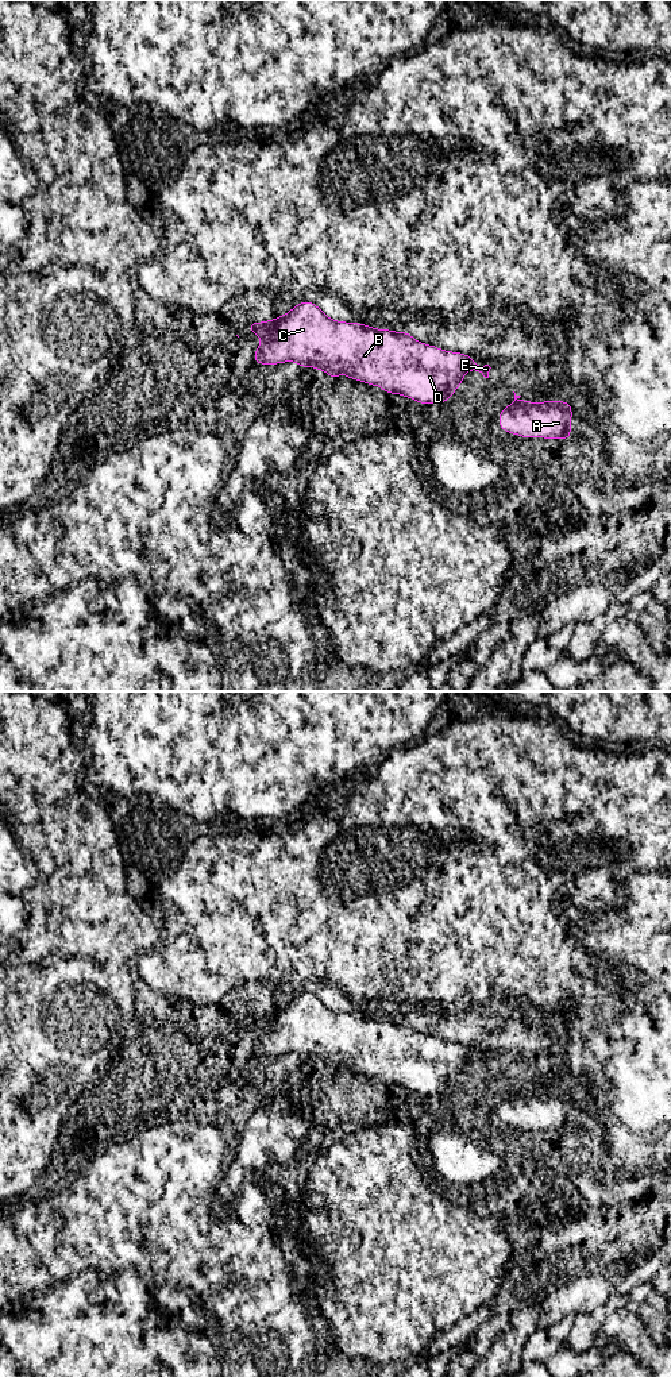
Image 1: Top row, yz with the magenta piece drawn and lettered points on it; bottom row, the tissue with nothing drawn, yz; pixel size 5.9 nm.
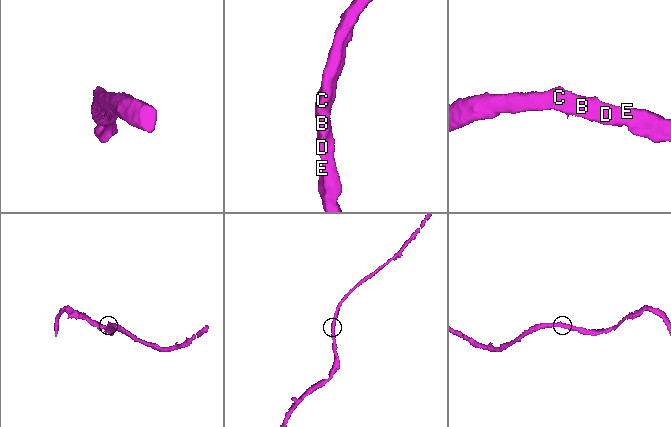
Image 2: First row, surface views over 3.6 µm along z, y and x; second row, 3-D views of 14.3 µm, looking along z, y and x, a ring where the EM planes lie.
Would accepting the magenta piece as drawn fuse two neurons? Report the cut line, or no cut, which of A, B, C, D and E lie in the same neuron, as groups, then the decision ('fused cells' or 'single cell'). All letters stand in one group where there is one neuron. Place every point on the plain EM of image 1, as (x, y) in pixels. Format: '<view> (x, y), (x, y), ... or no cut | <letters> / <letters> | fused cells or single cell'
no cut | A B C D E | single cell

